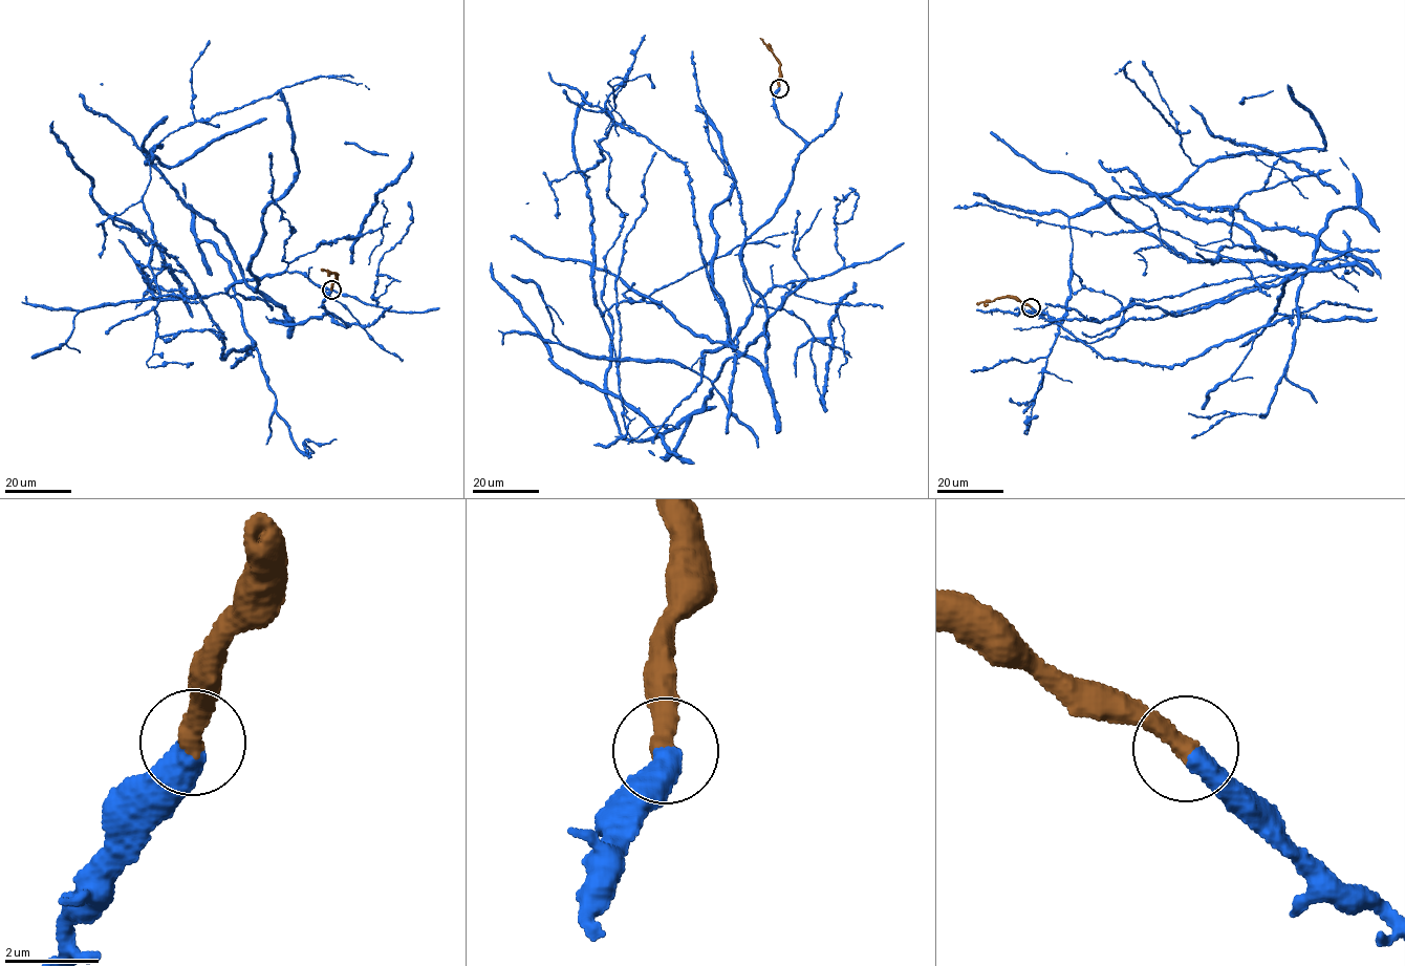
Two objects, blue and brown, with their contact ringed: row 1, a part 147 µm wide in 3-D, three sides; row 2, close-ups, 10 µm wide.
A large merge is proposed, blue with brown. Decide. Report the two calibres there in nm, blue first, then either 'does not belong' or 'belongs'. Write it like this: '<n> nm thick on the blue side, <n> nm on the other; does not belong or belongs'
500 nm thick on the blue side, 440 nm on the other; belongs

